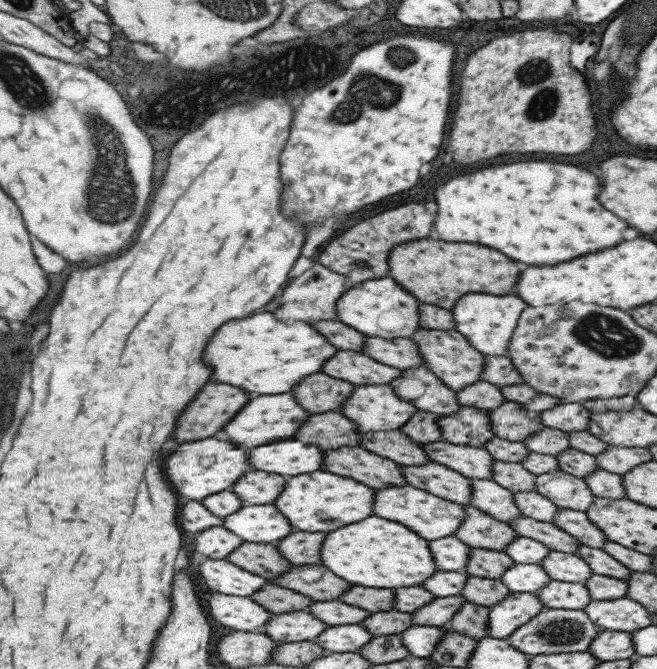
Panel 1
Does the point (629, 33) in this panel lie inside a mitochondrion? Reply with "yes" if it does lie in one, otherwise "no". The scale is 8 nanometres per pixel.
yes

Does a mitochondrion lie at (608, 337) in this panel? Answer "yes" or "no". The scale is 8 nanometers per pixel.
yes

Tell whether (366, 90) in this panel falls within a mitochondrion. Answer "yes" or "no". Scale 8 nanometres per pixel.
yes

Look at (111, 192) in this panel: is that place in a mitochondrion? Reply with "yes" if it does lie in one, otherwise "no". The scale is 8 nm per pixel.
yes

